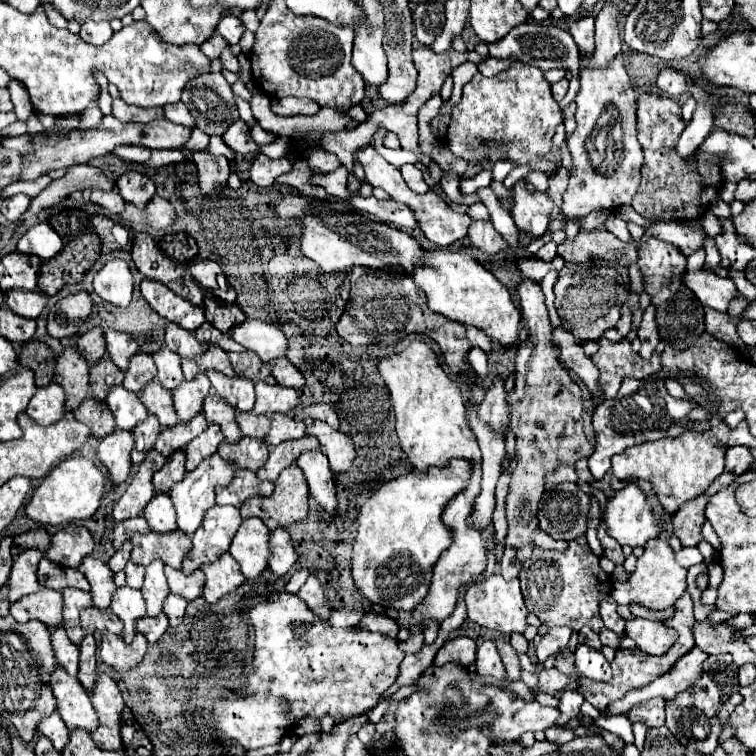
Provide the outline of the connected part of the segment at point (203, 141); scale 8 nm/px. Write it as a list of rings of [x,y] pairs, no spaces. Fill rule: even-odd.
[[[192,127],[192,135],[188,139],[188,145],[184,145],[184,151],[204,151],[208,147],[208,135],[202,133],[198,127]]]

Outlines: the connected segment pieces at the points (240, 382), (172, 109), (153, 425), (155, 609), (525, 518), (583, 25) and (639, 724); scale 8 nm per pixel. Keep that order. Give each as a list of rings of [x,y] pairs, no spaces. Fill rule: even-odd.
[[[210,369],[208,379],[216,393],[224,397],[234,409],[238,411],[252,411],[254,407],[254,383],[244,381],[244,377],[224,377],[222,373],[216,373]]]
[[[180,101],[180,103],[174,103],[174,105],[164,105],[162,111],[164,111],[164,117],[166,117],[168,121],[172,121],[172,123],[182,123],[182,125],[186,125],[186,127],[194,125],[194,119],[190,117],[188,107],[186,107],[182,101]]]
[[[148,415],[136,429],[134,429],[134,449],[132,449],[132,463],[140,463],[146,457],[146,451],[154,447],[154,441],[158,437],[160,431],[160,423],[156,421],[156,417]]]
[[[152,561],[152,565],[146,565],[144,587],[142,587],[148,617],[156,617],[162,611],[162,603],[168,593],[170,593],[170,589],[168,589],[166,575],[164,575],[164,563]]]
[[[524,279],[516,287],[518,299],[520,299],[520,315],[522,315],[522,331],[520,331],[520,345],[518,345],[518,357],[516,357],[516,389],[514,393],[508,395],[510,401],[510,429],[516,435],[516,455],[518,455],[518,467],[512,471],[512,481],[510,481],[510,493],[506,497],[506,515],[508,515],[508,535],[506,535],[506,549],[500,561],[502,575],[506,579],[518,577],[518,571],[522,569],[522,563],[532,555],[534,543],[530,539],[532,531],[538,527],[536,511],[538,511],[538,501],[544,493],[544,477],[552,471],[558,469],[560,465],[574,465],[582,457],[590,457],[594,447],[584,435],[584,419],[582,419],[582,397],[580,397],[580,387],[572,381],[568,371],[560,365],[558,361],[558,349],[550,343],[550,319],[548,311],[544,305],[544,293],[540,285],[532,279]]]
[[[582,17],[570,25],[570,35],[574,37],[582,61],[586,61],[586,55],[594,51],[594,17]]]
[[[636,721],[636,723],[632,723],[632,729],[634,729],[634,737],[636,737],[636,747],[642,751],[644,748],[644,737],[646,737],[646,731],[648,731],[648,727],[646,727],[646,723],[644,721]]]

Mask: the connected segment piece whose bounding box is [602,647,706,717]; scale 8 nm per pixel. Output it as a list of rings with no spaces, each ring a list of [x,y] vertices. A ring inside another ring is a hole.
[[[694,647],[692,651],[688,651],[684,657],[680,657],[676,661],[676,665],[664,673],[662,677],[654,679],[652,683],[640,687],[640,689],[630,689],[622,699],[614,701],[604,713],[602,717],[616,717],[616,715],[624,715],[628,713],[632,707],[640,705],[642,701],[648,701],[652,697],[664,697],[664,699],[672,699],[676,697],[676,693],[688,689],[702,673],[702,663],[706,659],[706,653],[700,651],[698,647]]]

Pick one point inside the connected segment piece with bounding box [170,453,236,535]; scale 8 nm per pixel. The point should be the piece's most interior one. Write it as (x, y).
(194, 494)

